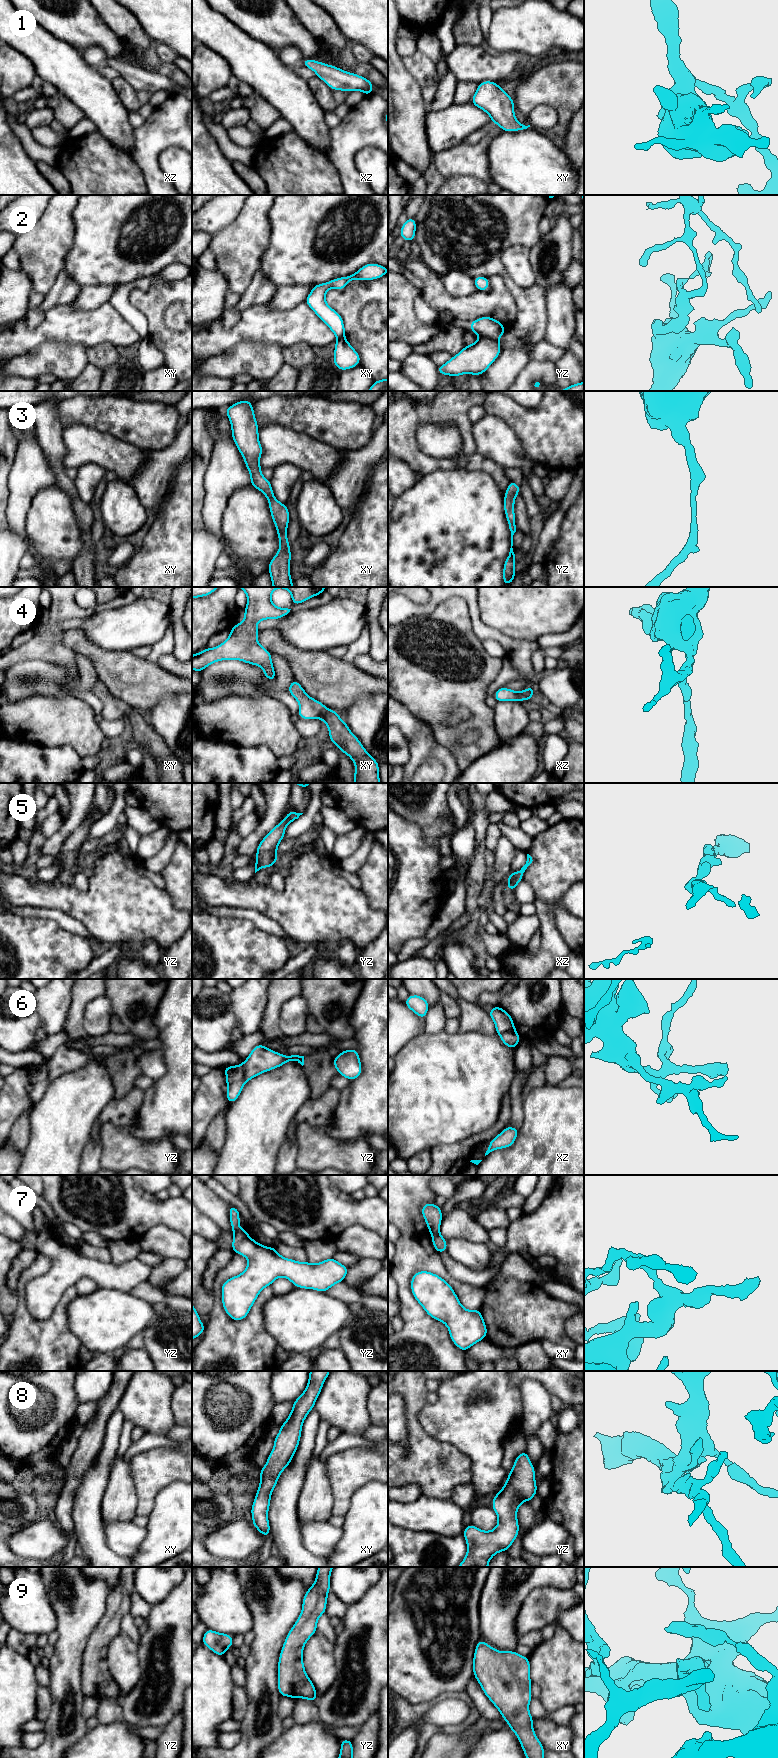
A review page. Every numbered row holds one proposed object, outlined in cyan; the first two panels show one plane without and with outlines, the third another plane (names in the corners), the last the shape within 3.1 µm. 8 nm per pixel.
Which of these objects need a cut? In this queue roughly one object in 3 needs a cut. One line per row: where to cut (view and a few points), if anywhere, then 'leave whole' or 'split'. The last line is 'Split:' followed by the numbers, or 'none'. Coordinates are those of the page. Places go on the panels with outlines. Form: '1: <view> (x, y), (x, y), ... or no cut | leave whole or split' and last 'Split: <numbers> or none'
1: no cut | leave whole
2: yz (481, 336), (497, 340) | split
3: no cut | leave whole
4: no cut | leave whole
5: no cut | leave whole
6: yz (242, 1064), (245, 1081) | split
7: yz (241, 1229), (233, 1234) | split
8: no cut | leave whole
9: no cut | leave whole
Split: 2, 6, 7

